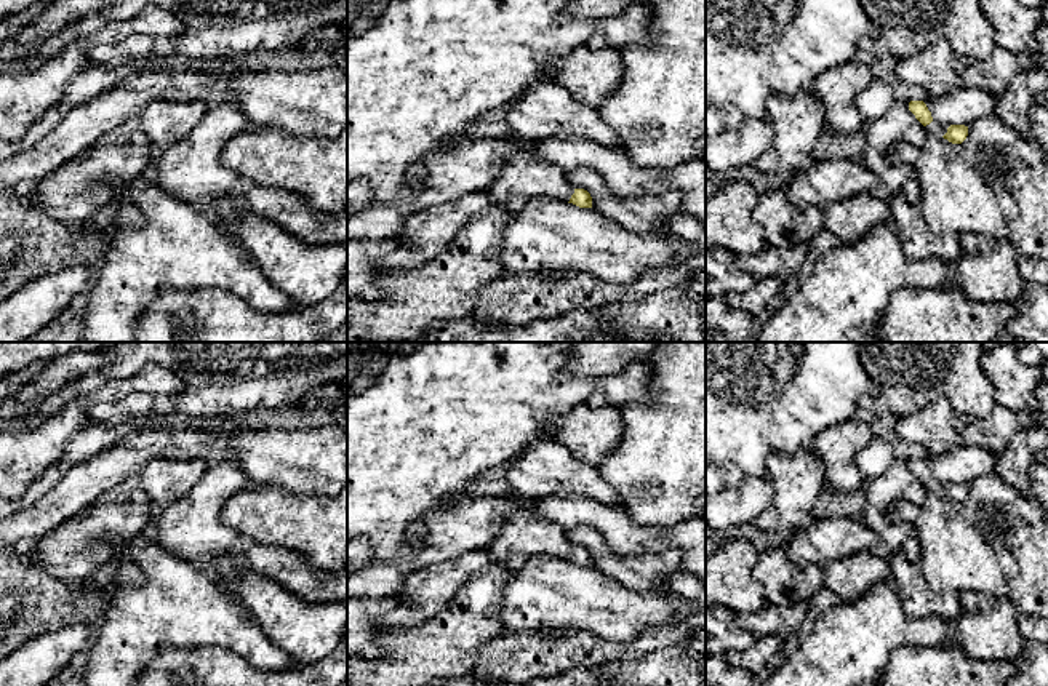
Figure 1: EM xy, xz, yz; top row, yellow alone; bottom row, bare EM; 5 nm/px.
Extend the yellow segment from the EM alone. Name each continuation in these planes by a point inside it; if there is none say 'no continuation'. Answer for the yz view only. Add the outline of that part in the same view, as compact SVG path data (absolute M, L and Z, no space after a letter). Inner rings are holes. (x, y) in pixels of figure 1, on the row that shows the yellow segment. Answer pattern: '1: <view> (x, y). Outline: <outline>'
1: yz (935, 128). Outline: M933 120L925 128L926 128L928 136L942 138L947 133L949 126L942 126L941 123Z

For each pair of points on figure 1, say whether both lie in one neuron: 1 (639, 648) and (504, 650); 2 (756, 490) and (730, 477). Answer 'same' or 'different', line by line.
1: same
2: different

